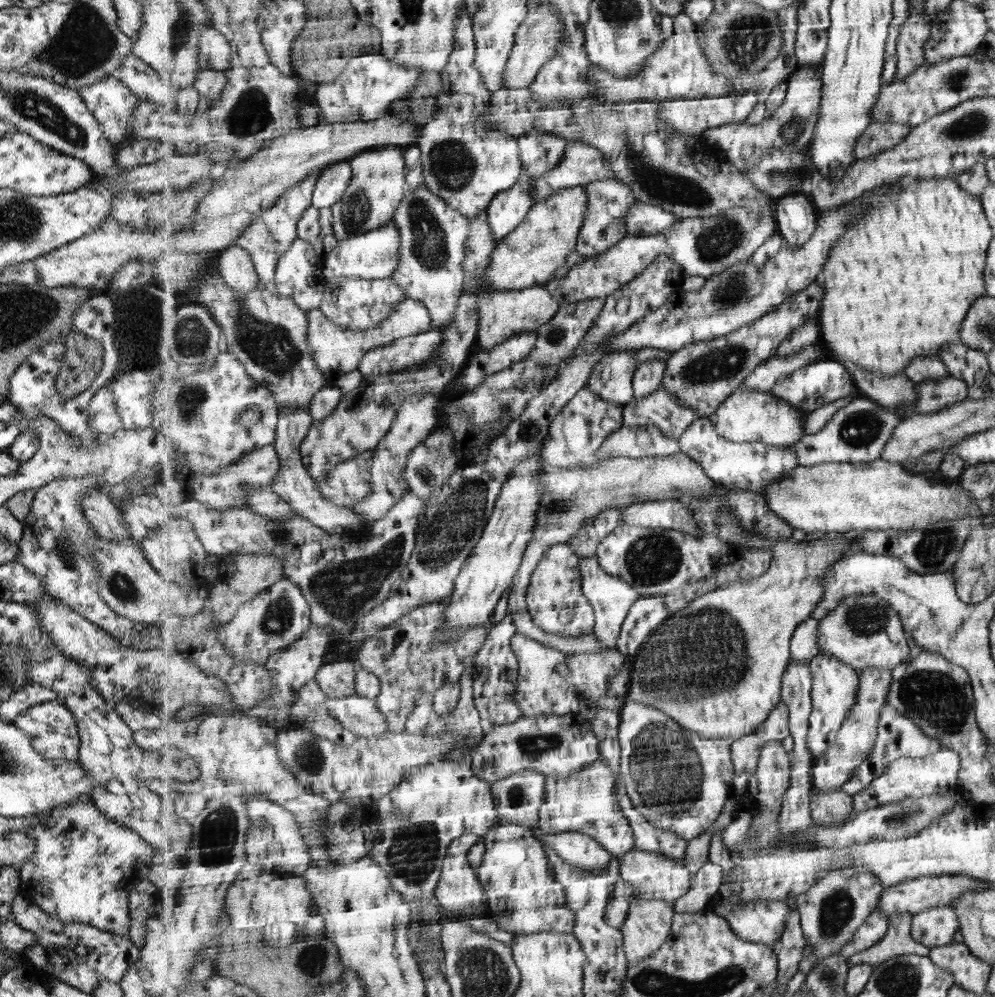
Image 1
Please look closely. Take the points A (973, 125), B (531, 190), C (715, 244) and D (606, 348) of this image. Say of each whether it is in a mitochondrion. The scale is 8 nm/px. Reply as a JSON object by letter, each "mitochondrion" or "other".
{"A":"mitochondrion","B":"other","C":"mitochondrion","D":"other"}

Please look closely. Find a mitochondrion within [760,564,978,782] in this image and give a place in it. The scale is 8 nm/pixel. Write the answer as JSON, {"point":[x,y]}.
{"point":[938,699]}

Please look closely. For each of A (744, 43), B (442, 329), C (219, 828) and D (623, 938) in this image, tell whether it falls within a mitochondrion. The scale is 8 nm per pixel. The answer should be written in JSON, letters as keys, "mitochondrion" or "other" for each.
{"A":"mitochondrion","B":"other","C":"mitochondrion","D":"other"}

